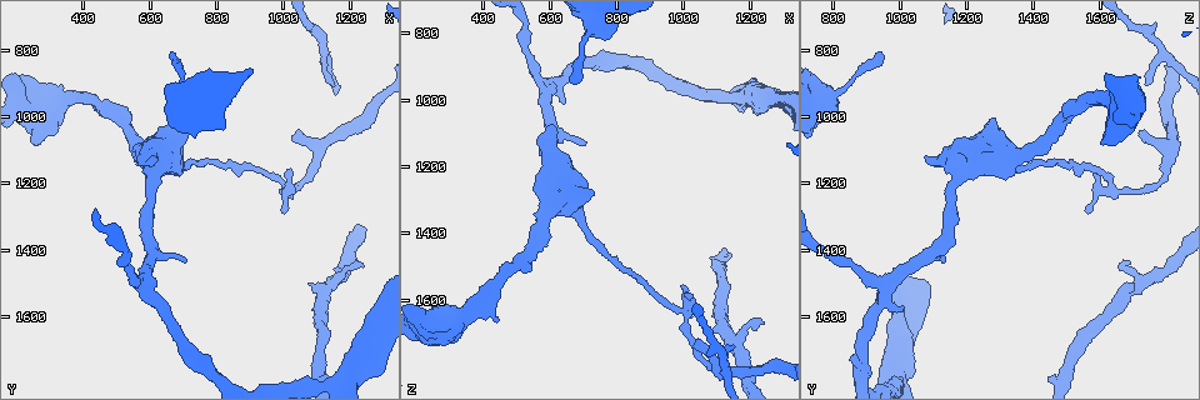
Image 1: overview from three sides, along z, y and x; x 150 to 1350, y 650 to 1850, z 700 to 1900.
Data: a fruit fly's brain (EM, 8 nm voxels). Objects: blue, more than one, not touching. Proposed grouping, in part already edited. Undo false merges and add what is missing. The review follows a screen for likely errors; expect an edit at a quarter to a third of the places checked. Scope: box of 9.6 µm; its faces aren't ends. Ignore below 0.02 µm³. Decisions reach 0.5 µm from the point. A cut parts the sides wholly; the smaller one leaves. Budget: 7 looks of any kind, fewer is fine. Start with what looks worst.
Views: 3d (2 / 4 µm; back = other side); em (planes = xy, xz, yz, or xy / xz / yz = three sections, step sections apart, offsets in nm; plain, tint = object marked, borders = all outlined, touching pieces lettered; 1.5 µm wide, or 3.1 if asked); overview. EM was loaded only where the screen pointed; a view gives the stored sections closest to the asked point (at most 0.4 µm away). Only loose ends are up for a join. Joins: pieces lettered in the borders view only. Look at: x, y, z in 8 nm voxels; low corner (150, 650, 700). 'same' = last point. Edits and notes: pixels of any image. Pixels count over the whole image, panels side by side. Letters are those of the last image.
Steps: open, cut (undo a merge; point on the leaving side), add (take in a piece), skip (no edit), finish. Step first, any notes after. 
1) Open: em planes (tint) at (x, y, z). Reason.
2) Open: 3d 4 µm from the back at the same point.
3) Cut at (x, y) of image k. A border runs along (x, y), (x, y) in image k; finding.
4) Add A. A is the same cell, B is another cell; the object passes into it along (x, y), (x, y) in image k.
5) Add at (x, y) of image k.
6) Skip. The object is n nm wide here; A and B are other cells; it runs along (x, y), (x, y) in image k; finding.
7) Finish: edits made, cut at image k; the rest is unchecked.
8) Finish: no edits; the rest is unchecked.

Open: em planes (borders) at (600, 1510, 960). Abrupt turn.

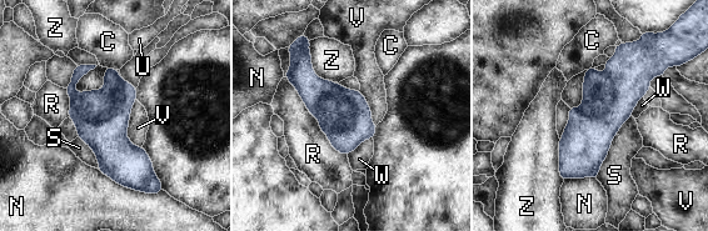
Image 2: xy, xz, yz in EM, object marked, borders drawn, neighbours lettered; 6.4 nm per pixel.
Skip. The object is 340 nm wide here; C, N, R, S, U, V, W and Z are other cells; a border runs along (135, 99), (126, 136), (141, 147) in image 2; continuous, no second cell.

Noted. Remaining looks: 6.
Open: em xz step 4 (tint) at (1010, 1210, 1630). Branch point.

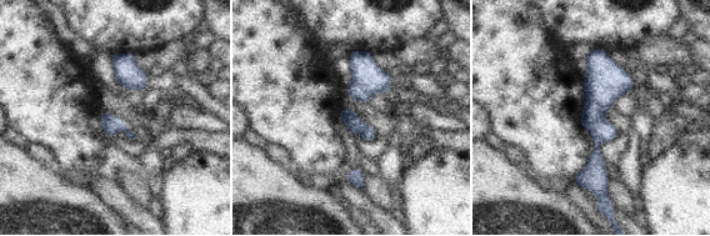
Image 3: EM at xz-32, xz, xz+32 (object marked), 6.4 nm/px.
Open: em yz step 4 (borders) at the same point. Another direction.

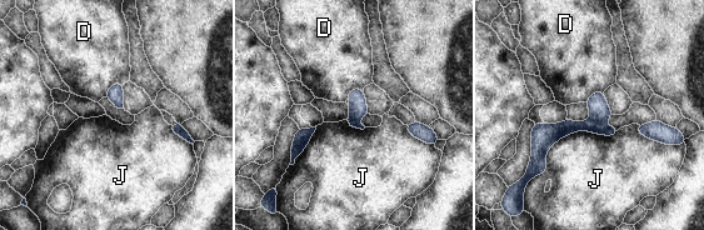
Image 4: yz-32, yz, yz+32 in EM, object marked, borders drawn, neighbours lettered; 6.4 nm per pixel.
Cut at (568, 126) of image 4. The object is 60 nm wide here; D and J are other cells; a border runs along (592, 116), (604, 121) in image 4; a second cell is stuck on.

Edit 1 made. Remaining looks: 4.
Open: 3d 2 µm at (660, 810, 940).

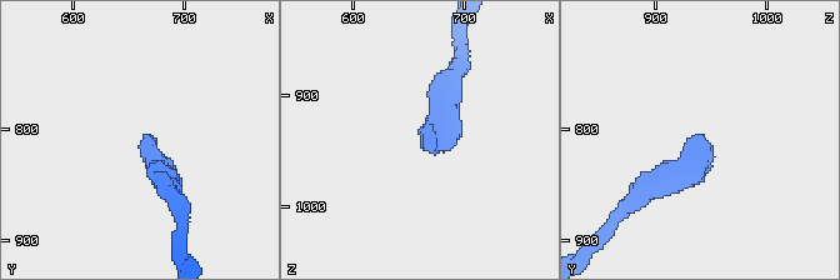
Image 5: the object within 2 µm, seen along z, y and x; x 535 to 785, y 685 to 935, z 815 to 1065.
Open: em xy step 4 (borders) at (662, 808, 944). Now the EM.

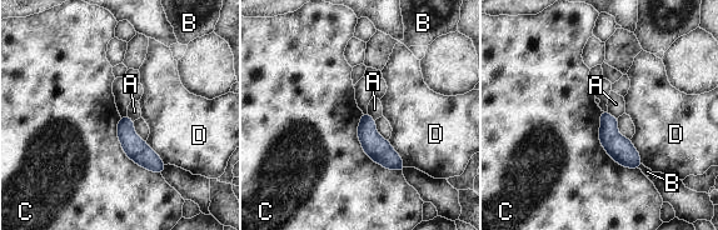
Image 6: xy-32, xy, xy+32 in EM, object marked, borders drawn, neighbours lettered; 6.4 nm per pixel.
Open: em planes (borders) at the same point. Cut it another way.

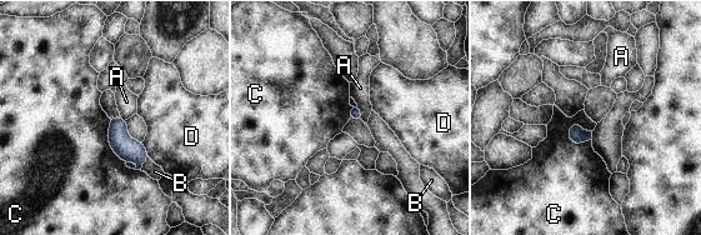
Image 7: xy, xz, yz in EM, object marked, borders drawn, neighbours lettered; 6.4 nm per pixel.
Skip. The longest contact is with C, 180 nm; A, B, C and D are other cells; none of them fits.

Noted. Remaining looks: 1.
Finish: edits made, cut at image 4; the rest is unchecked.

